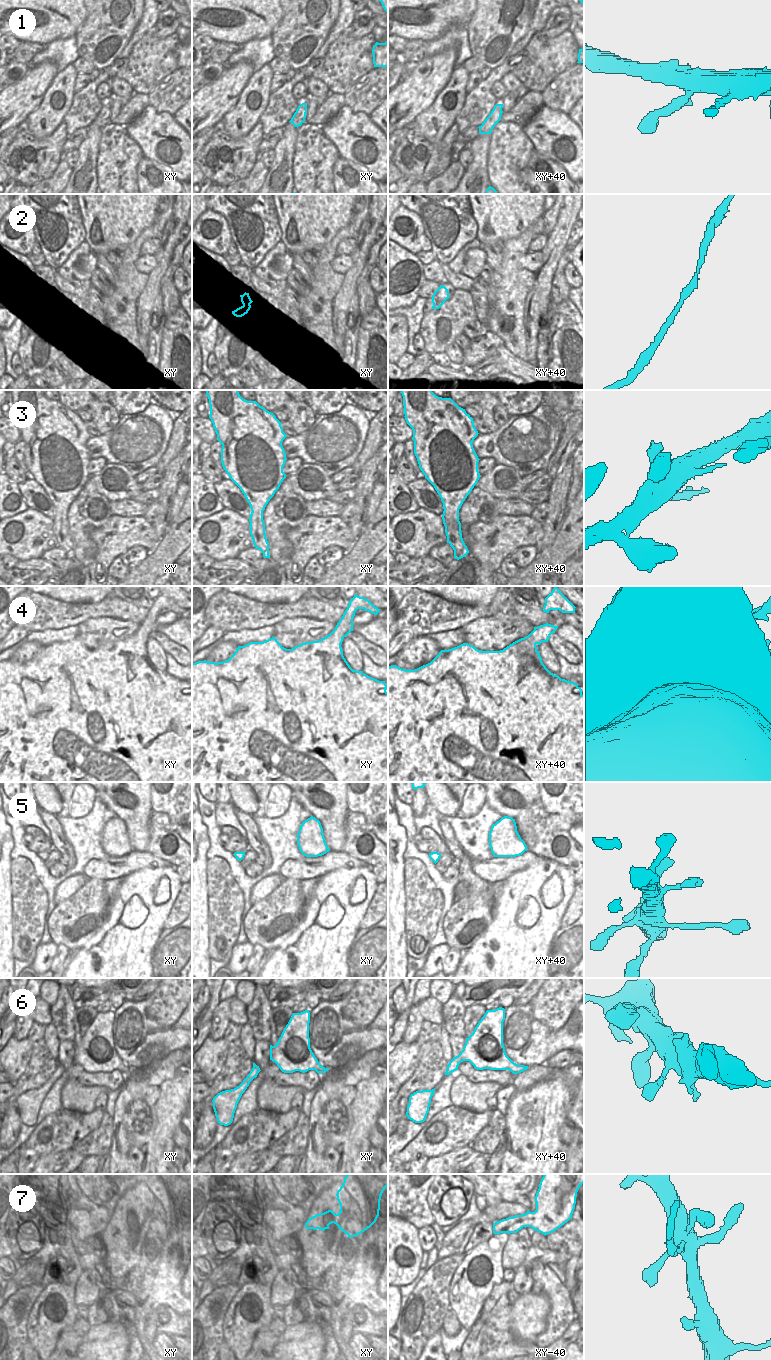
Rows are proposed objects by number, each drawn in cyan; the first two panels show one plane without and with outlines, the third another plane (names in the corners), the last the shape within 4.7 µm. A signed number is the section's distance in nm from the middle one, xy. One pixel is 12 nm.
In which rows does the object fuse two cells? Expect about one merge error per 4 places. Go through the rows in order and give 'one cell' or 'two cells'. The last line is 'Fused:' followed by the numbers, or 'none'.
1: one cell
2: one cell
3: two cells
4: two cells
5: one cell
6: one cell
7: two cells
Fused: 3, 4, 7

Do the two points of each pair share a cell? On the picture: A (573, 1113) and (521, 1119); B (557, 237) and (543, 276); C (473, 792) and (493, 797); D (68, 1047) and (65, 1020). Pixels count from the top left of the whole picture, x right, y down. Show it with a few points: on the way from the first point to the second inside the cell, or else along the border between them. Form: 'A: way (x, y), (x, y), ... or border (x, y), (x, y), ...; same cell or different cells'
A: border (573, 1091), (573, 1100), (567, 1111), (566, 1119); different cells
B: way (555, 247), (551, 253), (549, 266); same cell
C: border (486, 792), (485, 801); different cells
D: border (60, 1040), (71, 1040), (73, 1042); different cells

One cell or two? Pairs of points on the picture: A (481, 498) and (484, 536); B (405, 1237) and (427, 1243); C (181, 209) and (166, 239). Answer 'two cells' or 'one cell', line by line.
A: two cells
B: two cells
C: one cell

